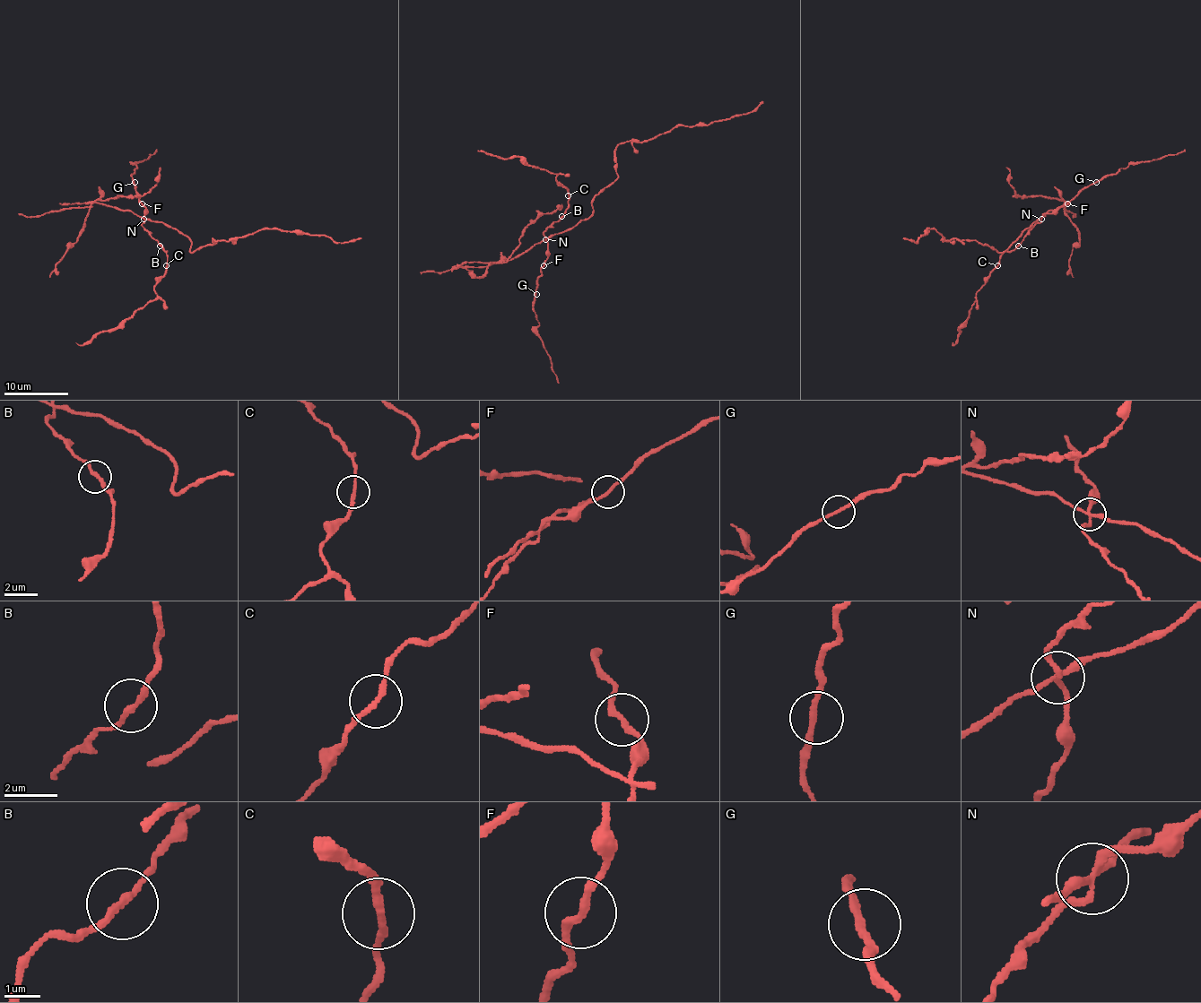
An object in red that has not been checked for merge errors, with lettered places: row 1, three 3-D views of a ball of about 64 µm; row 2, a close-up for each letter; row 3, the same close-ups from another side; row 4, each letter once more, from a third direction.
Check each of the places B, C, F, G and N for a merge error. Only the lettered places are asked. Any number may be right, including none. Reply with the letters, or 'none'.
C, N

